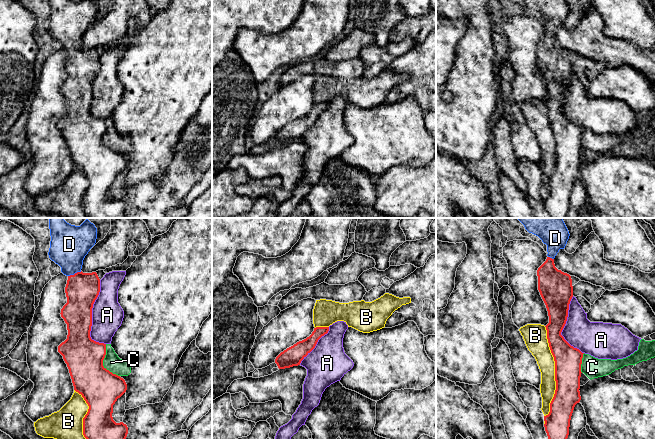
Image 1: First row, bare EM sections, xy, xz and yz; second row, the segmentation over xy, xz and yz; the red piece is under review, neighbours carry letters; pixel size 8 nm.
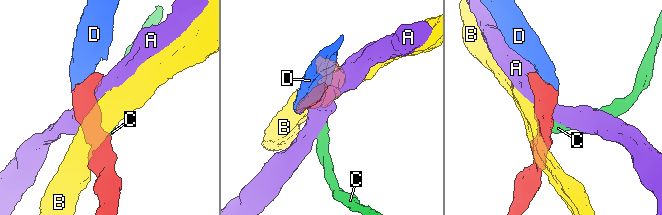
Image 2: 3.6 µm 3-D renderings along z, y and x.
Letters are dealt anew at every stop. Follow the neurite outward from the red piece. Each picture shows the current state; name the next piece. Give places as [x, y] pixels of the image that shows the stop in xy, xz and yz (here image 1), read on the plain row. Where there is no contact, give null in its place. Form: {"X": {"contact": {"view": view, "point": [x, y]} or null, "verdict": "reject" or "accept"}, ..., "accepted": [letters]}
{"A": {"contact": {"view": "xy", "point": [91, 92]}, "verdict": "reject"}, "B": {"contact": {"view": "yz", "point": [555, 147]}, "verdict": "reject"}, "C": {"contact": {"view": "xy", "point": [102, 139]}, "verdict": "reject"}, "D": {"contact": {"view": "xy", "point": [75, 49]}, "verdict": "accept"}, "accepted": ["D"]}

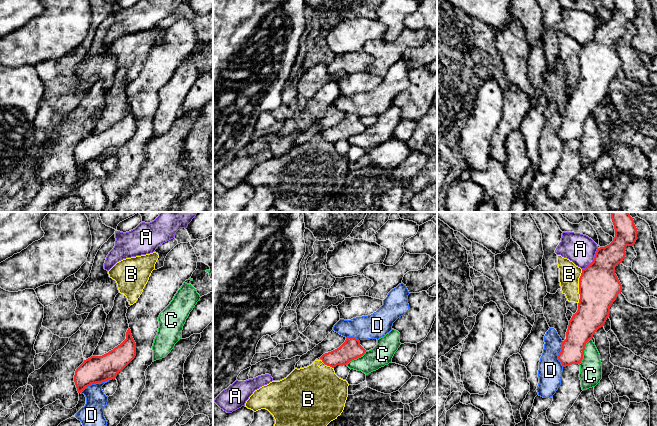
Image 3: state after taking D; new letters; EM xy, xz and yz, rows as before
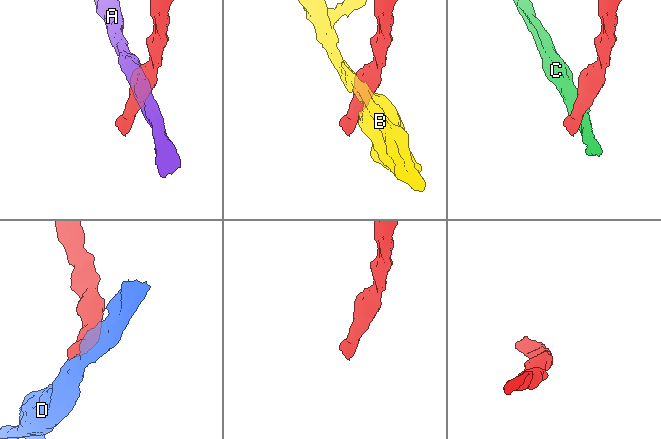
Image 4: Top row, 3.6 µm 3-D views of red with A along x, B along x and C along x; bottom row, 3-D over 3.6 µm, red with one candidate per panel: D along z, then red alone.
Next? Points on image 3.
{"A": {"contact": {"view": "yz", "point": [593, 36]}, "verdict": "reject"}, "B": {"contact": {"view": "yz", "point": [579, 62]}, "verdict": "reject"}, "C": {"contact": {"view": "yz", "point": [583, 127]}, "verdict": "reject"}, "D": {"contact": {"view": "xy", "point": [95, 159]}, "verdict": "reject"}, "accepted": []}

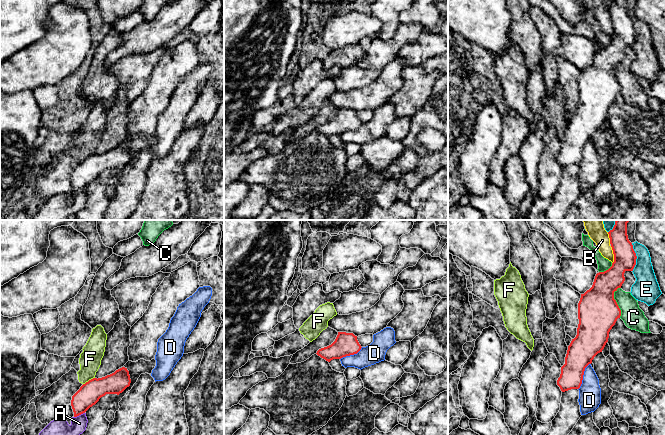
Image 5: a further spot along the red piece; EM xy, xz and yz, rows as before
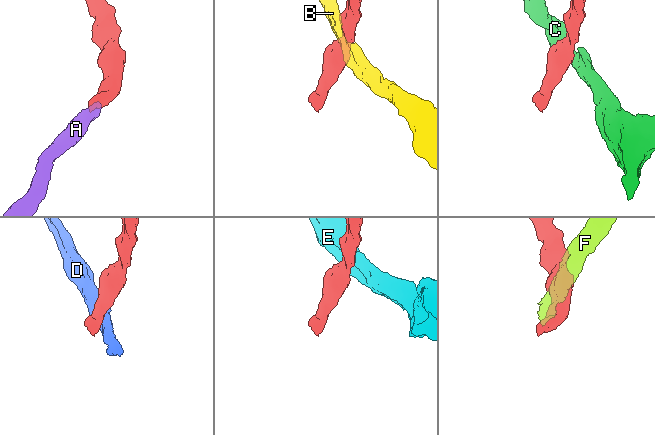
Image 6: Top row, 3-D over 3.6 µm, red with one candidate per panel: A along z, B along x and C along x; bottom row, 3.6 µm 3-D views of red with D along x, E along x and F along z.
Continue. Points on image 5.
{"A": {"contact": {"view": "xy", "point": [79, 190]}, "verdict": "accept"}, "B": {"contact": {"view": "yz", "point": [614, 31]}, "verdict": "reject"}, "C": {"contact": {"view": "yz", "point": [616, 78]}, "verdict": "reject"}, "D": {"contact": {"view": "yz", "point": [582, 152]}, "verdict": "reject"}, "E": {"contact": {"view": "yz", "point": [636, 33]}, "verdict": "reject"}, "F": {"contact": {"view": "xy", "point": [89, 156]}, "verdict": "reject"}, "accepted": ["A"]}

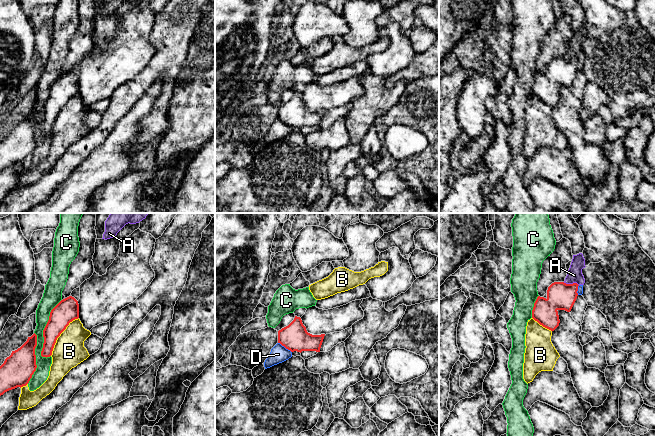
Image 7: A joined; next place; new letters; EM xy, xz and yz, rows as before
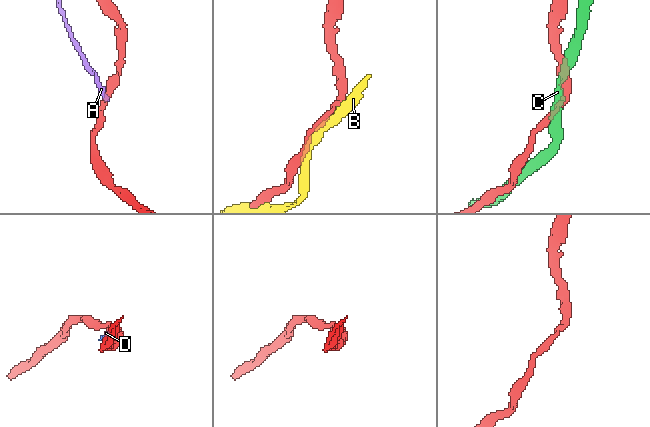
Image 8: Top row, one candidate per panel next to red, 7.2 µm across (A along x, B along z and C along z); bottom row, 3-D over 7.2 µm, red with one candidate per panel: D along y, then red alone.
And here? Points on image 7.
{"A": {"contact": {"view": "yz", "point": [571, 60]}, "verdict": "reject"}, "B": {"contact": {"view": "xy", "point": [59, 111]}, "verdict": "reject"}, "C": {"contact": {"view": "xy", "point": [44, 104]}, "verdict": "reject"}, "D": {"contact": {"view": "xz", "point": [285, 123]}, "verdict": "reject"}, "accepted": []}

